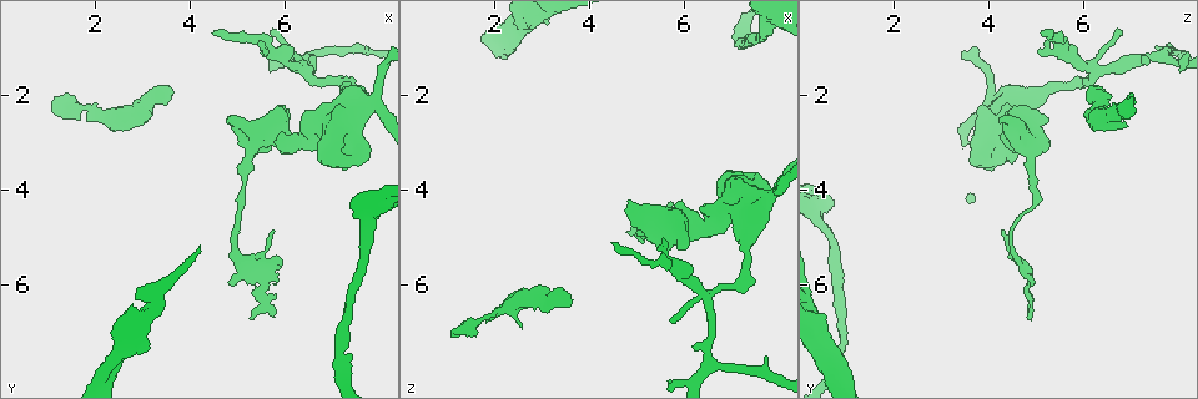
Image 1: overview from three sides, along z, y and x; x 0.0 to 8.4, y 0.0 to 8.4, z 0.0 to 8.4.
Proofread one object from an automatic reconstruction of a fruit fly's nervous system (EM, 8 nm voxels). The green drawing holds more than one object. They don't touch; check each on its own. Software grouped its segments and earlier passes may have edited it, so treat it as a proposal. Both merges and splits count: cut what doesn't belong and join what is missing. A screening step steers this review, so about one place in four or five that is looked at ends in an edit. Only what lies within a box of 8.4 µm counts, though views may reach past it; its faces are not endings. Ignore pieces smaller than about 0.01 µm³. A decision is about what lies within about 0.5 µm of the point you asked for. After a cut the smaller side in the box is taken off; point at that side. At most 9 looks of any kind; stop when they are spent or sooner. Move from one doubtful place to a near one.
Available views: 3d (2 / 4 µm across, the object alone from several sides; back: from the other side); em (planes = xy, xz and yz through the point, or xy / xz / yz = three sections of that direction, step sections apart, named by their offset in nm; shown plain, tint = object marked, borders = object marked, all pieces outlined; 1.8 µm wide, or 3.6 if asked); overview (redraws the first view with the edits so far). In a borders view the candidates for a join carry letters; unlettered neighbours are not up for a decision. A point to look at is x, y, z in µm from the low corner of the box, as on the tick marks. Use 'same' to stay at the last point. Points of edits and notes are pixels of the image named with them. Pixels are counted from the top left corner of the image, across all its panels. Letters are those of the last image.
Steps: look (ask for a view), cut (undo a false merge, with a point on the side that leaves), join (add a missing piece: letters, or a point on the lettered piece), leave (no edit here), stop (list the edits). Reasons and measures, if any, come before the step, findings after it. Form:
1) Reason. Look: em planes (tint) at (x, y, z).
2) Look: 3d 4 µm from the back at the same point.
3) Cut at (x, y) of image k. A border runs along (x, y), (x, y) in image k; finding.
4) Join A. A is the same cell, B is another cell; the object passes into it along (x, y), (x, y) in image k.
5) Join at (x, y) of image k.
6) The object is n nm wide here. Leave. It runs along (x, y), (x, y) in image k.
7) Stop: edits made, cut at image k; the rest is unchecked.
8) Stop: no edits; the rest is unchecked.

An open end. Look: em yz step 4 (borders) at (3.55, 1.90, 6.45).

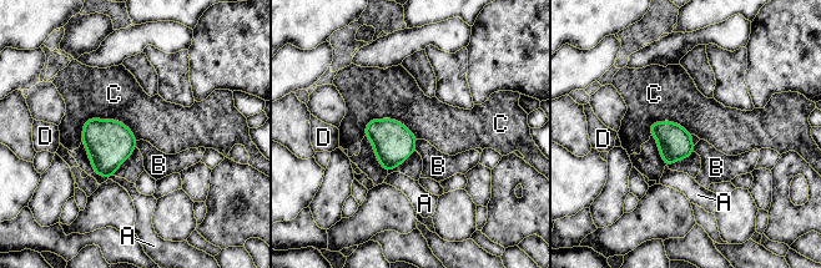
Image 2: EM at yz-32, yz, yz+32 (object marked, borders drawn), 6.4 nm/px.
Cut it another way. Look: em planes (borders) at the same point.

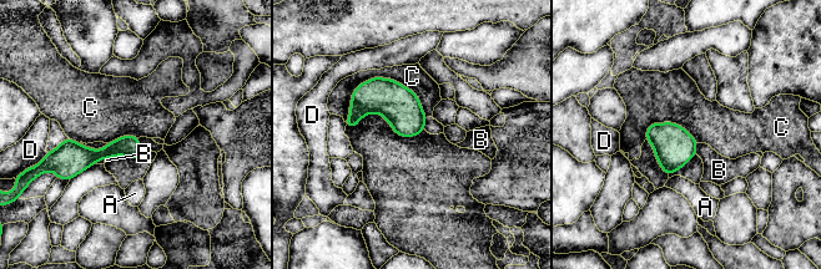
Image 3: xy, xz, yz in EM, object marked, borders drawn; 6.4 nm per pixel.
Leave. A, B, C and D are other cells; a border runs along (426, 117), (372, 77), (346, 122) in image 3; none of them fits.

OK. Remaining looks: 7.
Thin end. Look: 3d 2 µm at (1.15, 2.35, 7.15).

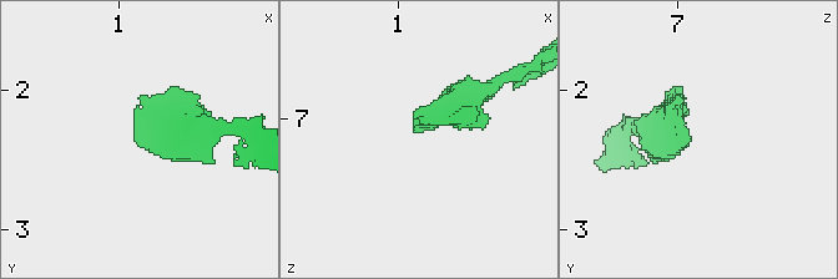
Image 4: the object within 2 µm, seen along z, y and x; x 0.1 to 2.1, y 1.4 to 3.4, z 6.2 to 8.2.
Need the tissue. Look: em xy step 4 (tint) at (1.14, 2.40, 7.08).

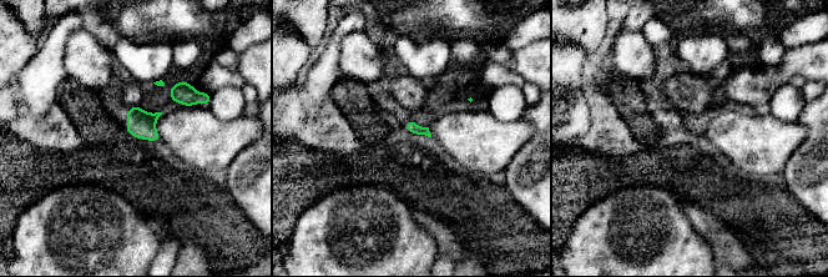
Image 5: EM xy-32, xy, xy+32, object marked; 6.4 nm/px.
Look: em planes (borders) at the same point.

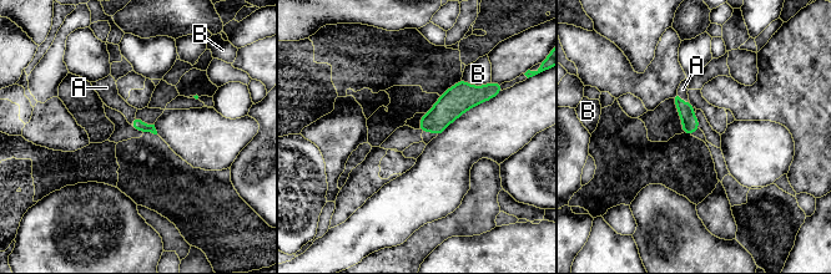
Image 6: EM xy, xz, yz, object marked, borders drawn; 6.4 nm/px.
Join A. A is the same cell, B is another cell; the object passes into it along (690, 123), (680, 100), (683, 89) in image 6; it goes on there.

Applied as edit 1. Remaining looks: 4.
A narrow waist. Look: em xy step 4 (tint) at (7.20, 7.55, 0.85).

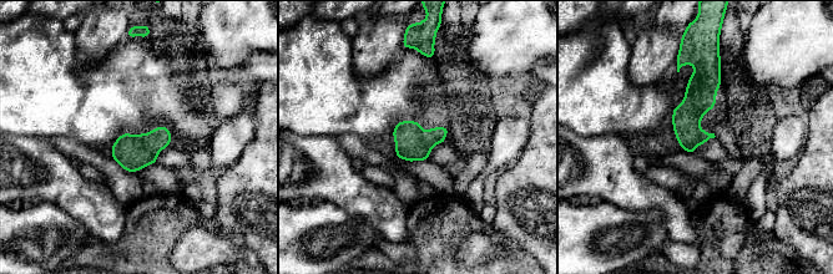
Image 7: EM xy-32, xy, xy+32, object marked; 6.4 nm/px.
Look: em planes (borders) at the same point.

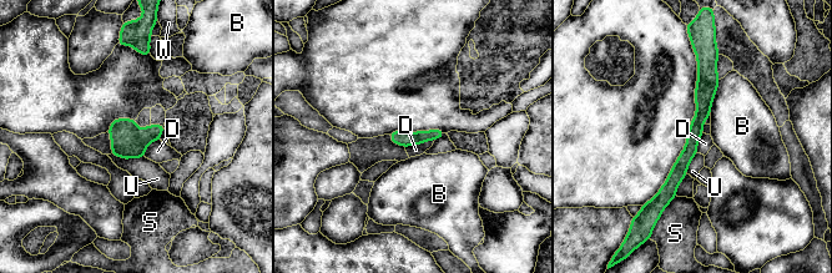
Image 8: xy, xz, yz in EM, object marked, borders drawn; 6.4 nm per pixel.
The object is 90 nm wide here; the longest contact is with B, 220 nm. Leave. B, D, S, U and W are other cells; continuous, no second cell.

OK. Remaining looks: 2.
Stop: edits made, join at image 6; the rest is unchecked.

